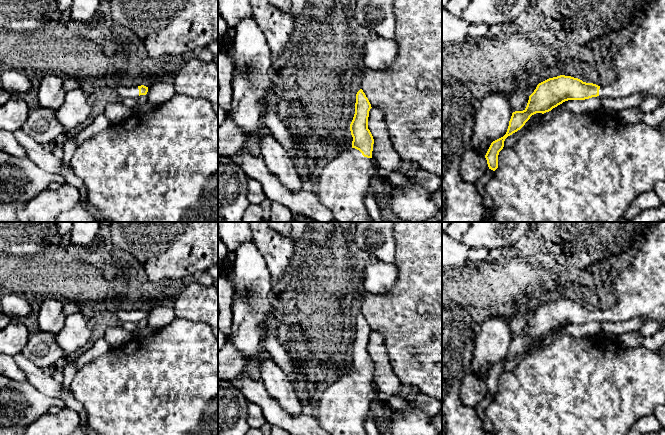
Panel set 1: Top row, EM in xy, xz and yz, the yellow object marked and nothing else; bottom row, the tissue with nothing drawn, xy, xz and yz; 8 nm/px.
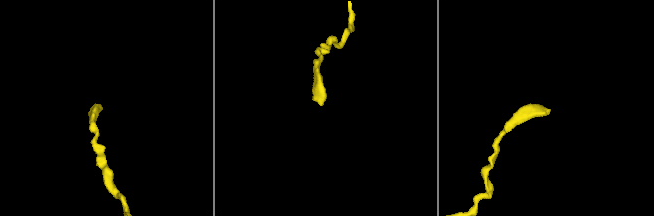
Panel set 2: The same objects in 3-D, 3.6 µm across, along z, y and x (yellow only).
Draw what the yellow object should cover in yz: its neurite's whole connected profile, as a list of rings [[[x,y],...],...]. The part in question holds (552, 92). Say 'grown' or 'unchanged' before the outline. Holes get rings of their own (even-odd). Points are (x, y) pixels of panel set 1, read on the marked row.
grown | [[[652,0],[636,23],[637,28],[631,41],[624,45],[617,45],[611,55],[611,65],[615,72],[615,78],[611,83],[605,82],[602,86],[598,86],[565,75],[549,78],[539,83],[529,96],[526,108],[512,113],[506,134],[491,143],[485,155],[489,169],[495,171],[498,168],[498,155],[508,136],[520,130],[532,115],[549,112],[565,101],[585,100],[597,96],[621,98],[636,93],[665,97],[665,0]]]

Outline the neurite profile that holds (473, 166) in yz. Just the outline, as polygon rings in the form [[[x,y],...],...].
[[[467,149],[461,159],[459,174],[467,183],[475,183],[488,170],[487,160],[474,149]]]

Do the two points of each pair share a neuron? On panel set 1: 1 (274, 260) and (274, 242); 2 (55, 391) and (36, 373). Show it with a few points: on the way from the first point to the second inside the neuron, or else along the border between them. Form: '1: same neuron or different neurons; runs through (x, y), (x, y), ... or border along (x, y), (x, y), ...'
1: same neuron; runs through (276, 256), (276, 246)
2: same neuron; runs through (50, 387), (41, 378)

